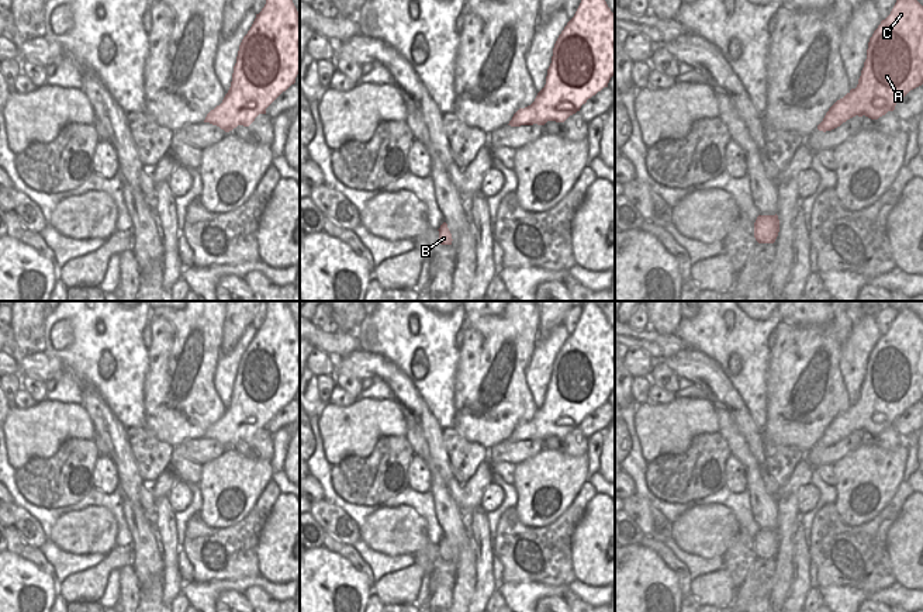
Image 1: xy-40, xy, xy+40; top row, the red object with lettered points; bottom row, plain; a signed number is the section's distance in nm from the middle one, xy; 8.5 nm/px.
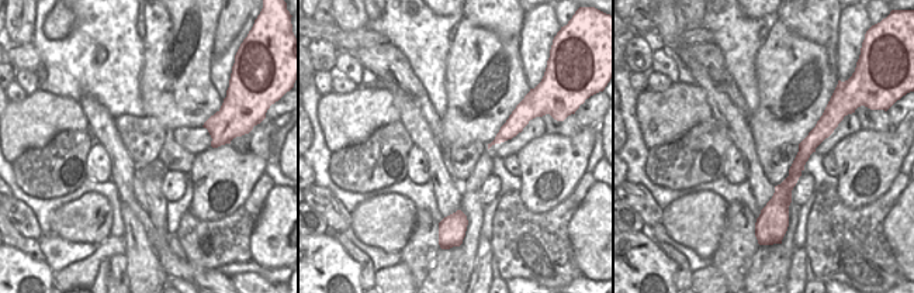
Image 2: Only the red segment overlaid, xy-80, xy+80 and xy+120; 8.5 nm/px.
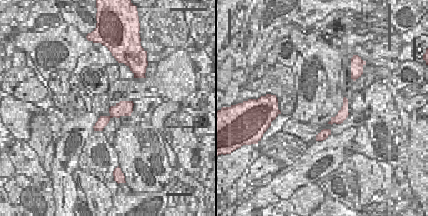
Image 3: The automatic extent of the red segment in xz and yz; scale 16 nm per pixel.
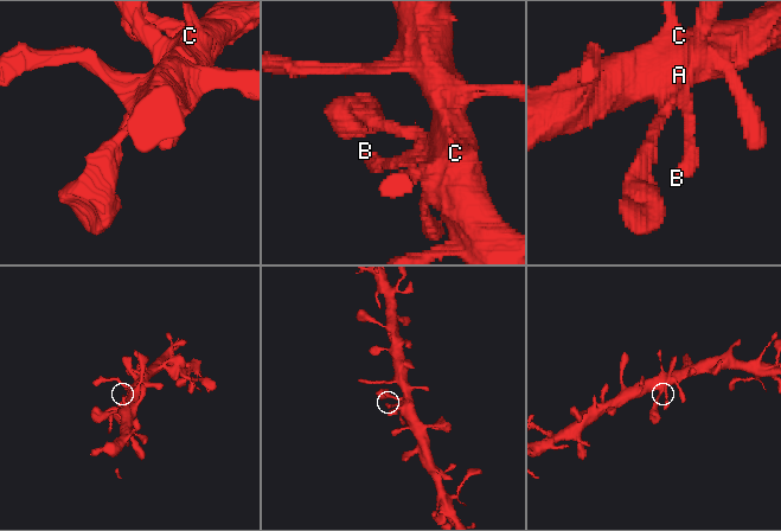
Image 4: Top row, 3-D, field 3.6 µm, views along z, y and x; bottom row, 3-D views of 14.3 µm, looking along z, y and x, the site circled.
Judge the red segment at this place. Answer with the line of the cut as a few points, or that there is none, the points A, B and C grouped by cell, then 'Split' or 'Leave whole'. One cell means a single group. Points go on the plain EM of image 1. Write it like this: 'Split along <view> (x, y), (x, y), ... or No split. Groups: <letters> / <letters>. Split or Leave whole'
No split. Groups: A B C. Leave whole.

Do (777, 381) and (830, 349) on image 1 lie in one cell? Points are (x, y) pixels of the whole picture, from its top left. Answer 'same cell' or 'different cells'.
same cell

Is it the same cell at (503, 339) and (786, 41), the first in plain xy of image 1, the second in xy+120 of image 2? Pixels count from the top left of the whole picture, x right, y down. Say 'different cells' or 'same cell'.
same cell

